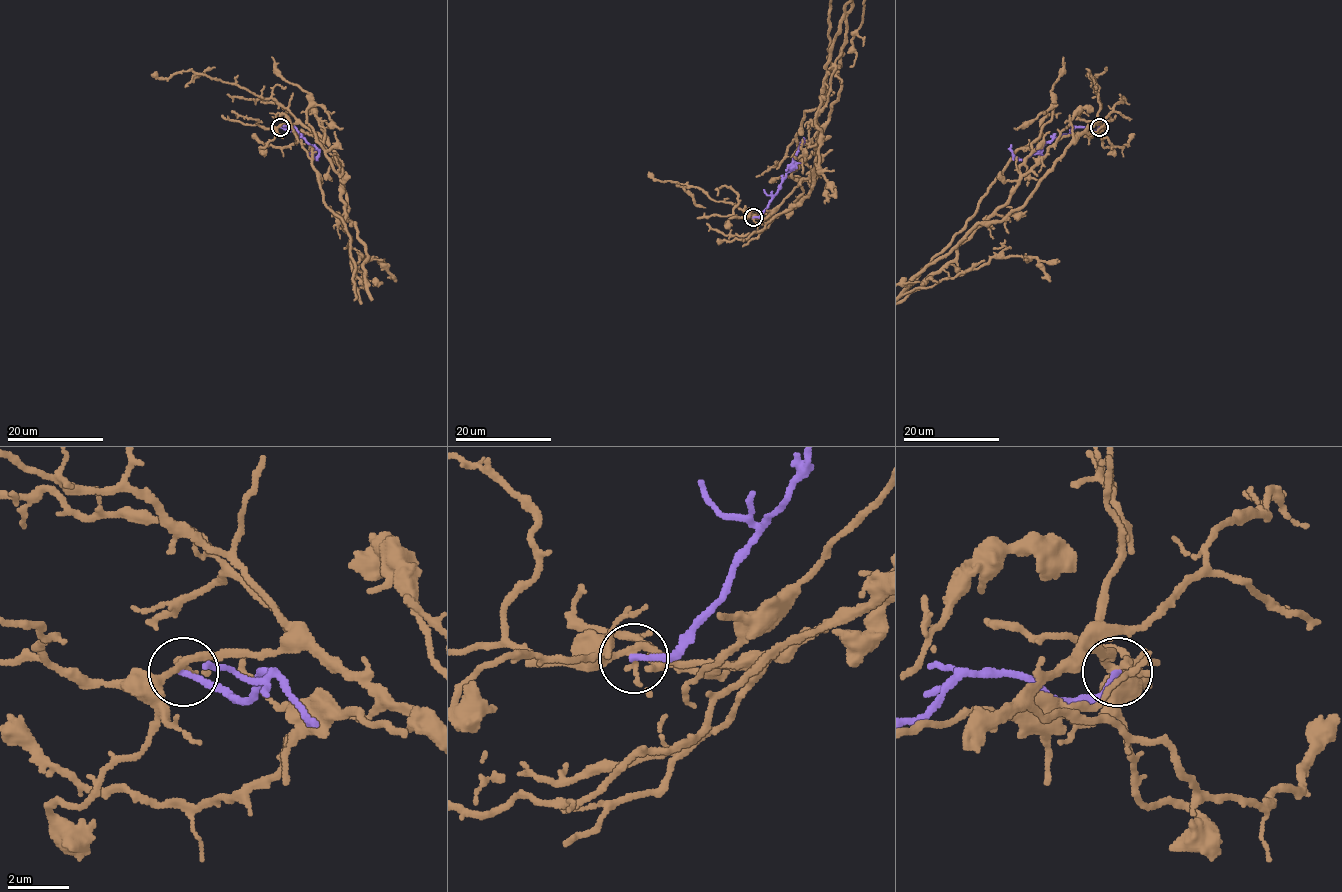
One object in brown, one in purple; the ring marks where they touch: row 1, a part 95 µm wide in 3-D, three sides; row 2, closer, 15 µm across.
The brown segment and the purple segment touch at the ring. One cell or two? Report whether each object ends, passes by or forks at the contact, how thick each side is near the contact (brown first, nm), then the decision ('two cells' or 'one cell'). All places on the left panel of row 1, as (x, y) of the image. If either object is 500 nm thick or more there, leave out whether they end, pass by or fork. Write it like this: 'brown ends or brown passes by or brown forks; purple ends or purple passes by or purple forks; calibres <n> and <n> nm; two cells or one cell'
brown forks; purple ends; calibres 200 and 190 nm; two cells

